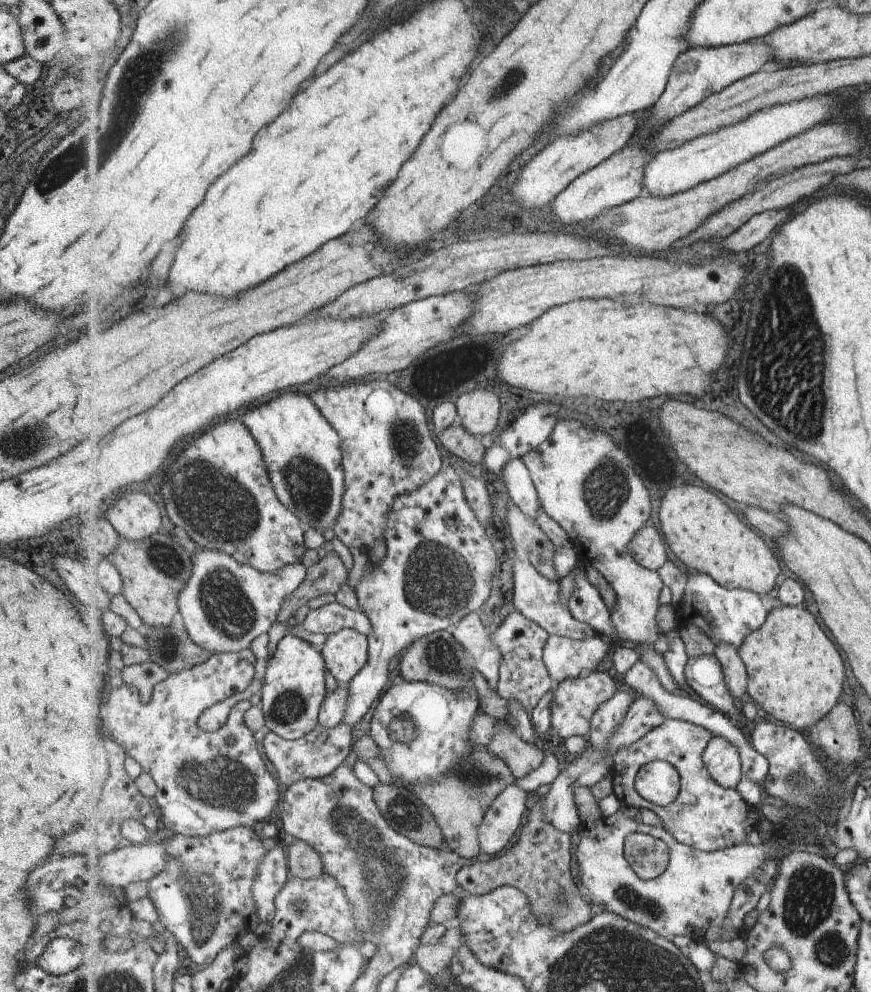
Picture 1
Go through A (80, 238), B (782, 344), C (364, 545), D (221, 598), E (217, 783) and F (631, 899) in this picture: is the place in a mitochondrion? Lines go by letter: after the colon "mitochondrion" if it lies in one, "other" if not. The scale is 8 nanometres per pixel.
A: other
B: mitochondrion
C: other
D: mitochondrion
E: mitochondrion
F: mitochondrion

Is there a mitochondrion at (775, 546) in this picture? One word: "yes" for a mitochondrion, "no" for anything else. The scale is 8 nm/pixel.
no

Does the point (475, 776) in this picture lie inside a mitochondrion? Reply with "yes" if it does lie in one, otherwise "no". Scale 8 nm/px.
yes

